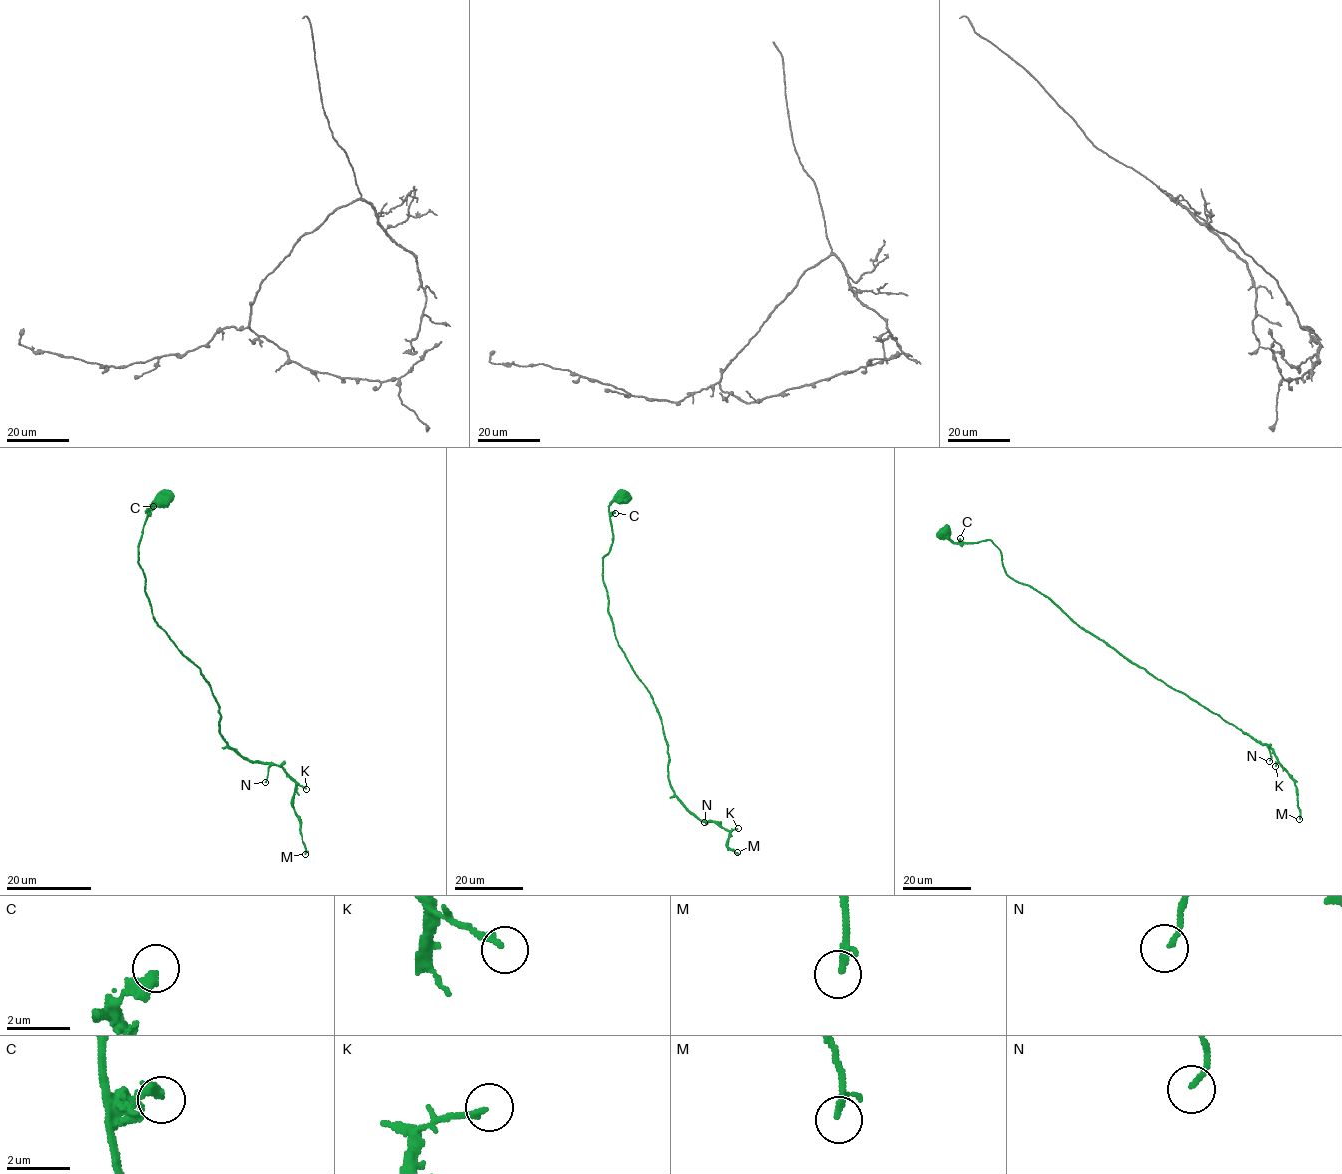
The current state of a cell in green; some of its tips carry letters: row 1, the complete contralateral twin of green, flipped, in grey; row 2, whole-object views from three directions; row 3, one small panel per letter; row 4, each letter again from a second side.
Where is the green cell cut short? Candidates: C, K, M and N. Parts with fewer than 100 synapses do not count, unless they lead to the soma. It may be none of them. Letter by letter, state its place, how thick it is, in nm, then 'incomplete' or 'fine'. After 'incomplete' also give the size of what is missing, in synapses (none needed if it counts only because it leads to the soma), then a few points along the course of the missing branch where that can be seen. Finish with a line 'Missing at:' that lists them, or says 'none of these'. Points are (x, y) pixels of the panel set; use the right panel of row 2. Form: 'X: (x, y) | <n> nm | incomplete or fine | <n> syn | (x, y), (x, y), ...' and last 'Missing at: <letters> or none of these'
C: (960, 538) | 360 nm | fine
K: (1275, 766) | 170 nm | fine
M: (1299, 819) | 140 nm | fine
N: (1269, 761) | 140 nm | fine
Missing at: none of these

